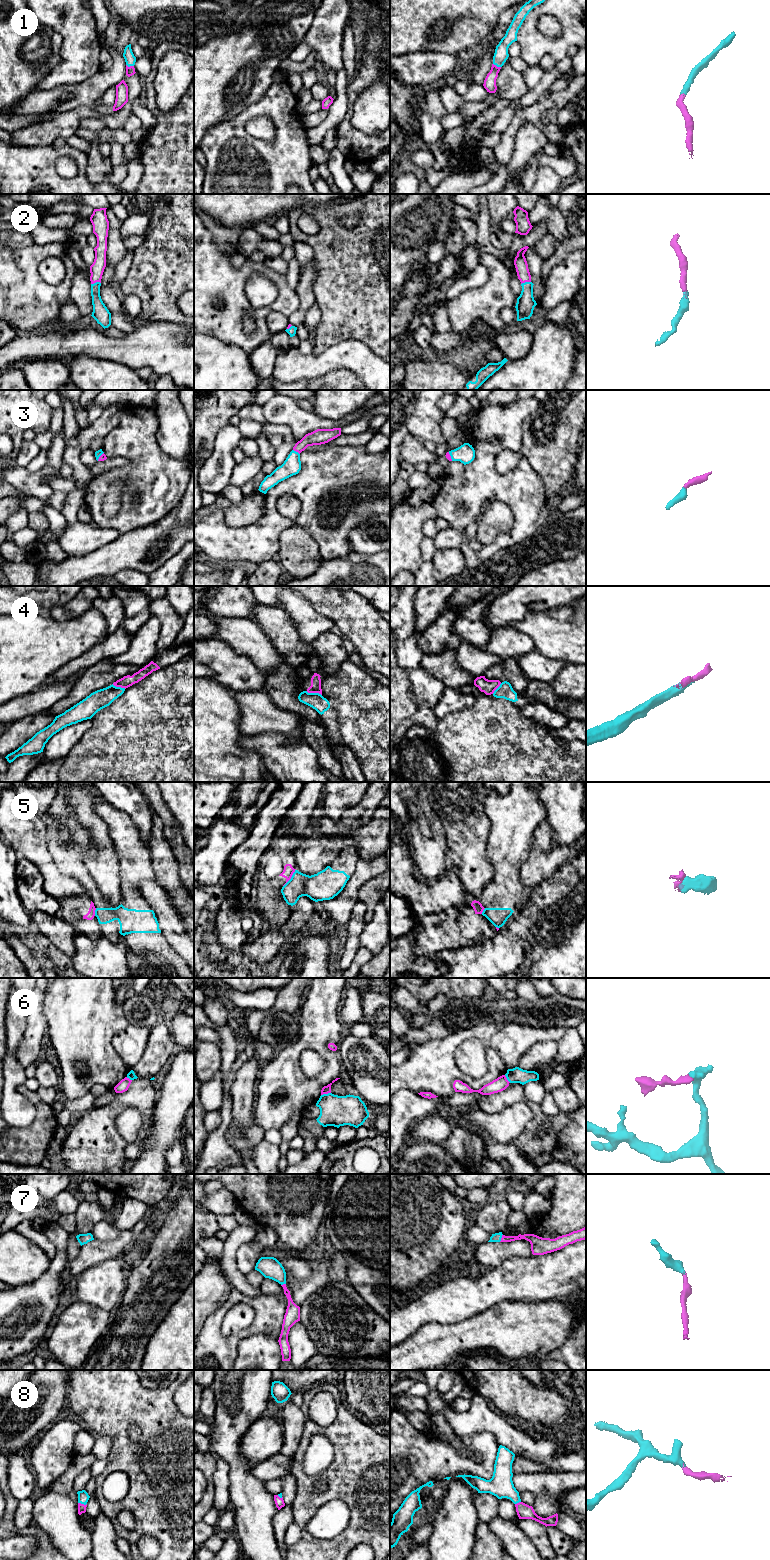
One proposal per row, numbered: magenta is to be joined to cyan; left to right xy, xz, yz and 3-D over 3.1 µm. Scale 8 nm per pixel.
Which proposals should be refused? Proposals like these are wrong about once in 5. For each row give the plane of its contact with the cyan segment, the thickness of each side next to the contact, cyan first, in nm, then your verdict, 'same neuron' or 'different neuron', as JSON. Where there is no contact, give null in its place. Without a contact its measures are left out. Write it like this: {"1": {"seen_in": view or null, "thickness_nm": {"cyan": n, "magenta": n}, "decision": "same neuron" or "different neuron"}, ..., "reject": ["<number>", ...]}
{"1": {"seen_in": "xy", "thickness_nm": {"cyan": 90, "magenta": 70}, "decision": "same neuron"}, "2": {"seen_in": "xy", "thickness_nm": {"cyan": 130, "magenta": 110}, "decision": "same neuron"}, "3": {"seen_in": "xz", "thickness_nm": {"cyan": 140, "magenta": 130}, "decision": "same neuron"}, "4": {"seen_in": "xz", "thickness_nm": {"cyan": 130, "magenta": 90}, "decision": "different neuron"}, "5": {"seen_in": "xz", "thickness_nm": {"cyan": 220, "magenta": 90}, "decision": "different neuron"}, "6": {"seen_in": "xz", "thickness_nm": {"cyan": 240, "magenta": 60}, "decision": "same neuron"}, "7": {"seen_in": "yz", "thickness_nm": {"cyan": 70, "magenta": 70}, "decision": "same neuron"}, "8": {"seen_in": "xy", "thickness_nm": {"cyan": 90, "magenta": 60}, "decision": "same neuron"}, "reject": ["4", "5"]}

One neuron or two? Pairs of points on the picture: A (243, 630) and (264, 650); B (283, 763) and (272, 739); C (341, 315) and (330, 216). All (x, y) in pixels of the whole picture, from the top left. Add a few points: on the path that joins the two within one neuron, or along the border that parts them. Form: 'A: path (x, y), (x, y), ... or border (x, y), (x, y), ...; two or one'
A: path (248, 635), (259, 645); one
B: path (279, 757), (272, 745); one
C: path (341, 290), (341, 255), (334, 247), (333, 241); one

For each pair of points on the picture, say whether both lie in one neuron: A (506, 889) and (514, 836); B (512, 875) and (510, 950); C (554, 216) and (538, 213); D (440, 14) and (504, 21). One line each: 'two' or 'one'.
A: one
B: two
C: one
D: two

